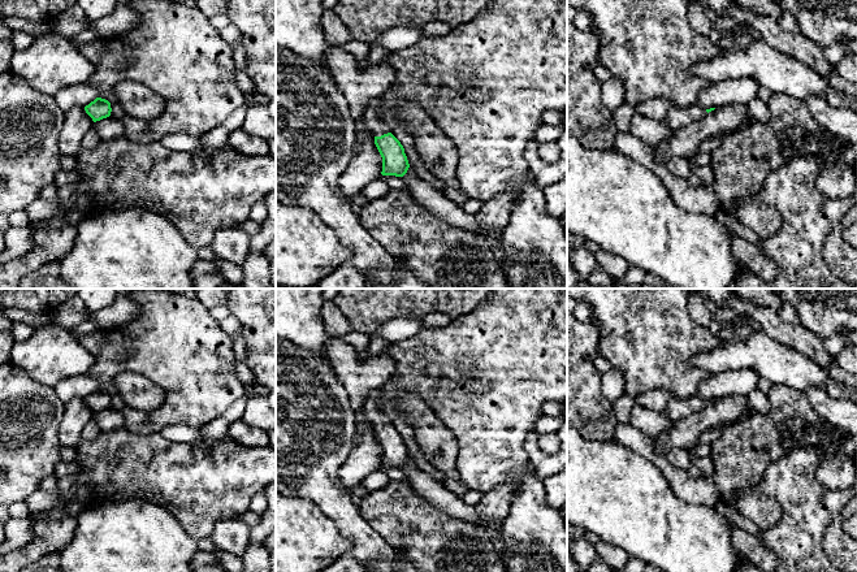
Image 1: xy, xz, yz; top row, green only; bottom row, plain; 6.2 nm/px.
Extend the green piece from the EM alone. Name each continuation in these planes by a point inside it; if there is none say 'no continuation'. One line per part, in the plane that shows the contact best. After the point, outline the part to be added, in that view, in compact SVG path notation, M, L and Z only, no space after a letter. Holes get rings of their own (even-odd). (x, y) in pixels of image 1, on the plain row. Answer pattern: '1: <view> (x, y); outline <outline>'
1: xz (371, 408); outline M372 394L365 399L363 406L364 416L373 424L375 428L381 428L390 424L390 420L380 410L378 402L378 395Z

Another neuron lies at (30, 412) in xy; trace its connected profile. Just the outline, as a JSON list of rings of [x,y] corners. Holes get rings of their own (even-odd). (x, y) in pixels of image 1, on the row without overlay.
[[[12,361],[0,364],[0,545],[7,538],[5,524],[10,517],[9,507],[38,490],[42,480],[52,474],[55,465],[61,460],[59,425],[64,412],[65,403],[53,387],[34,381]]]

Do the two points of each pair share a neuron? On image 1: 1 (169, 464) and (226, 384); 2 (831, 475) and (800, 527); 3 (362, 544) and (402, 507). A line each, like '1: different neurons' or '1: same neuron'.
1: different neurons
2: different neurons
3: different neurons

